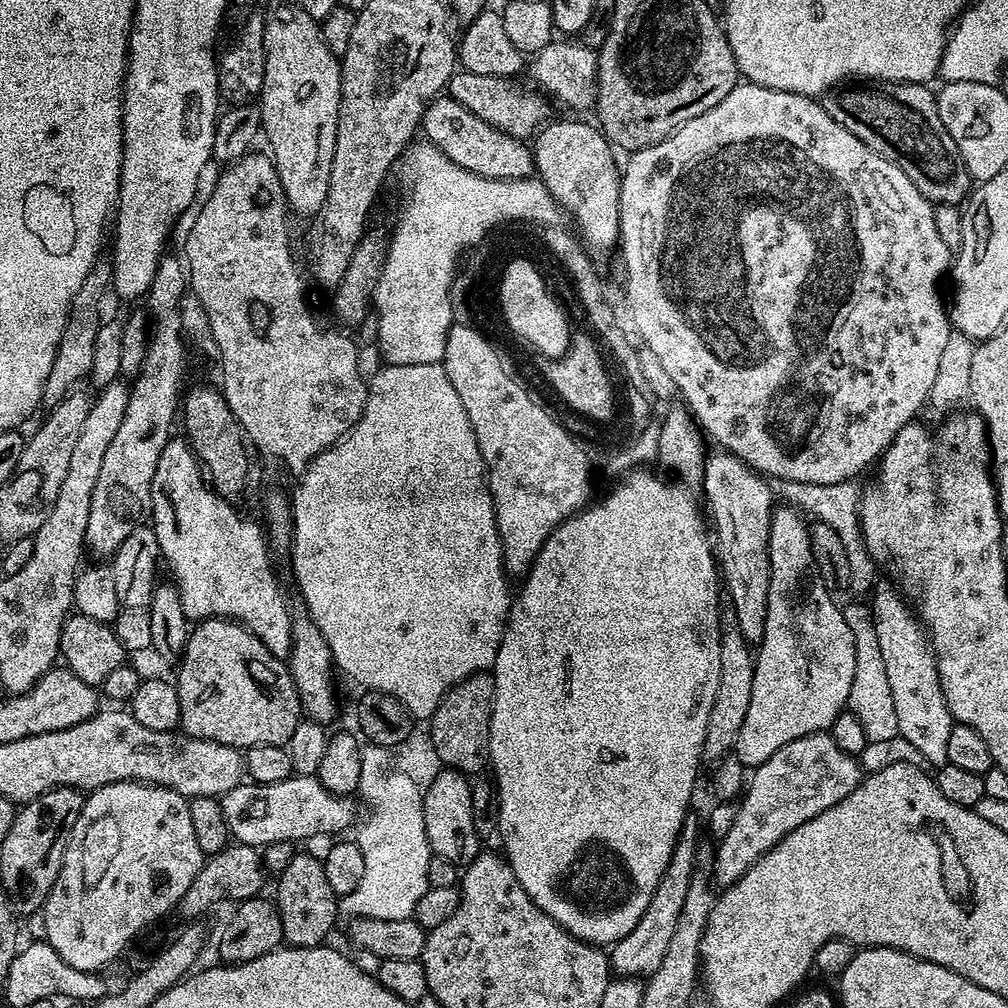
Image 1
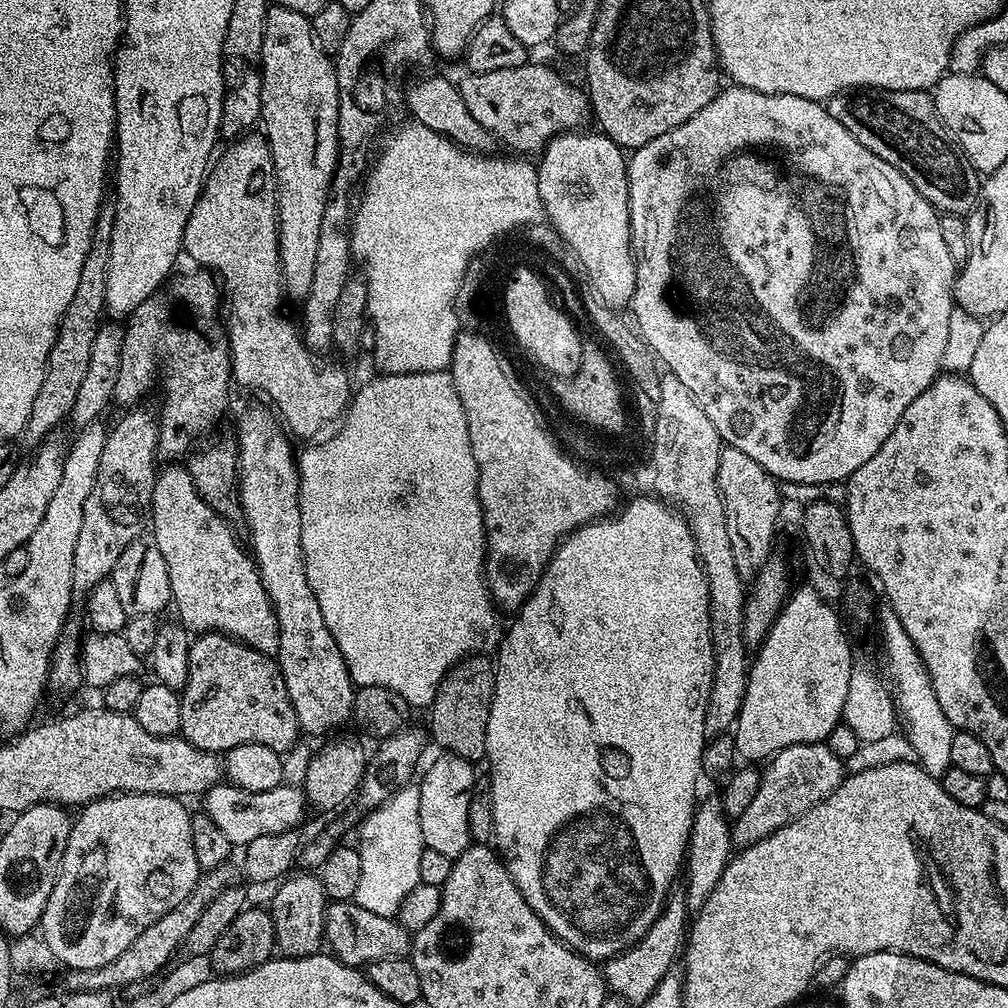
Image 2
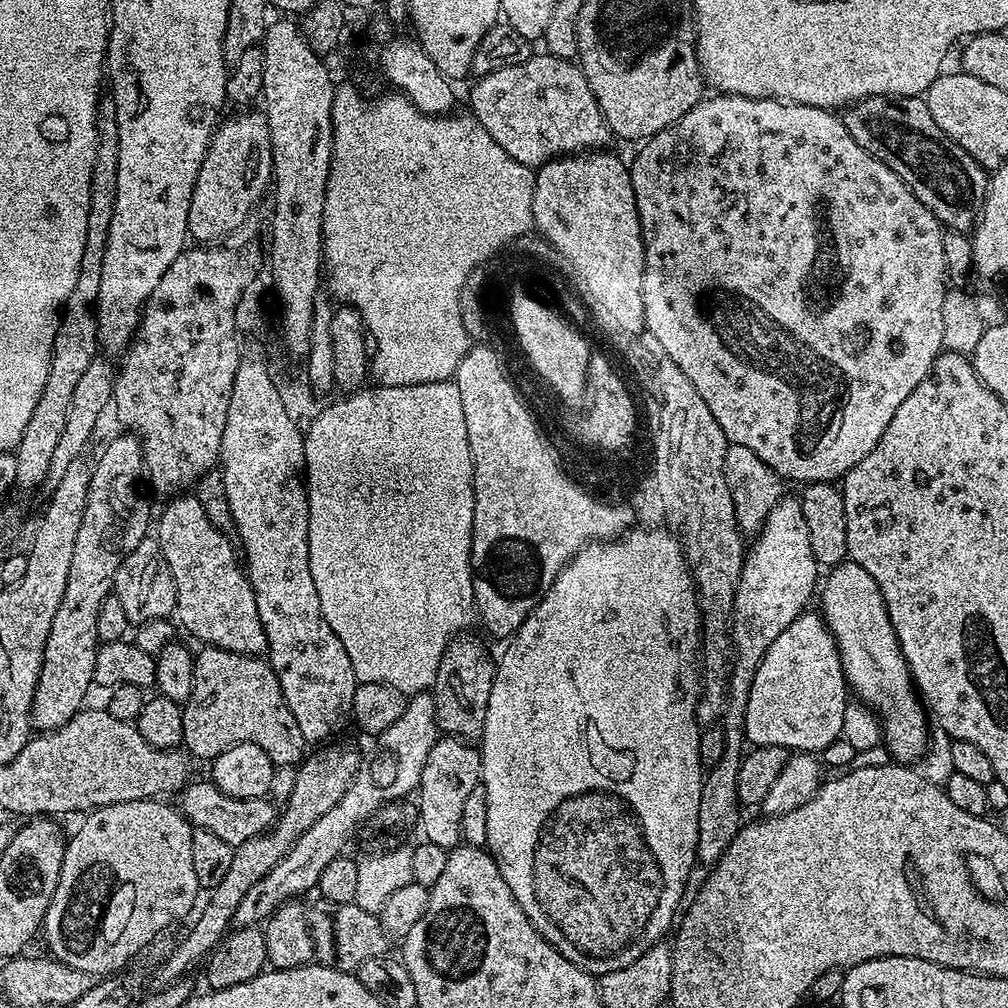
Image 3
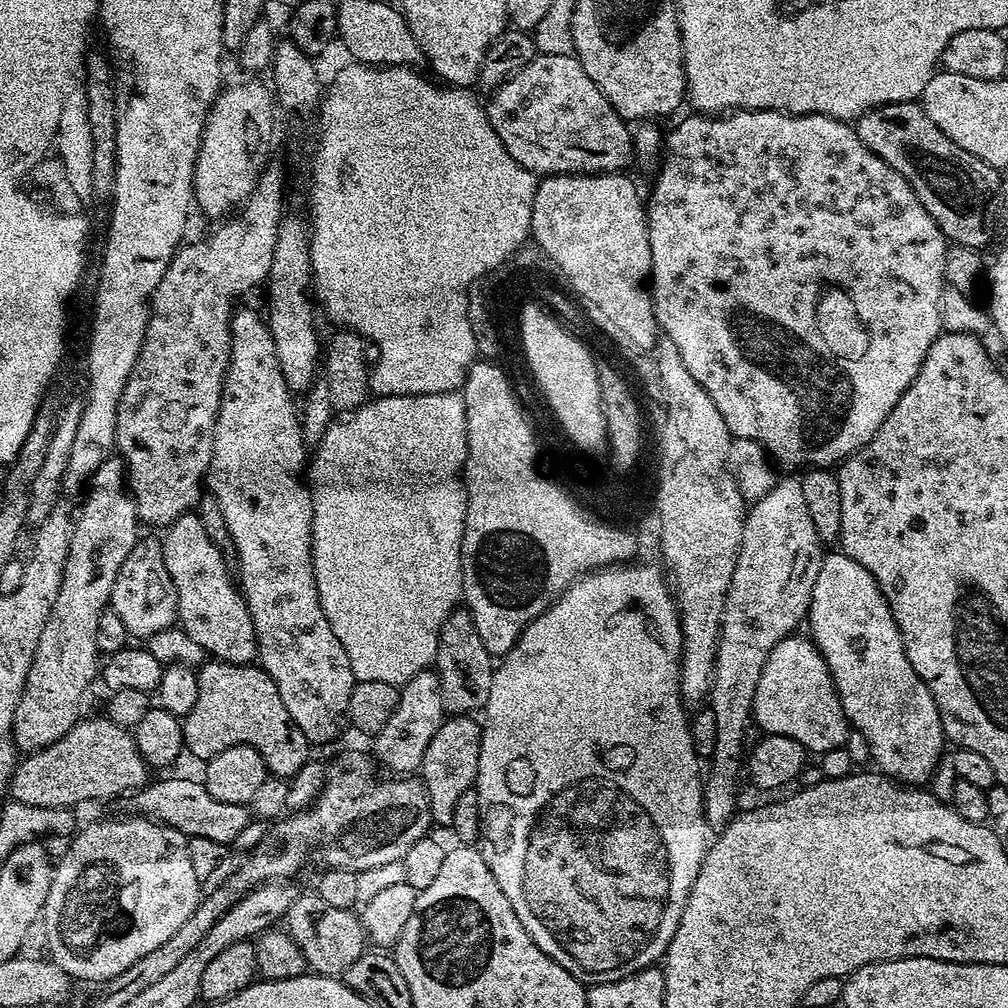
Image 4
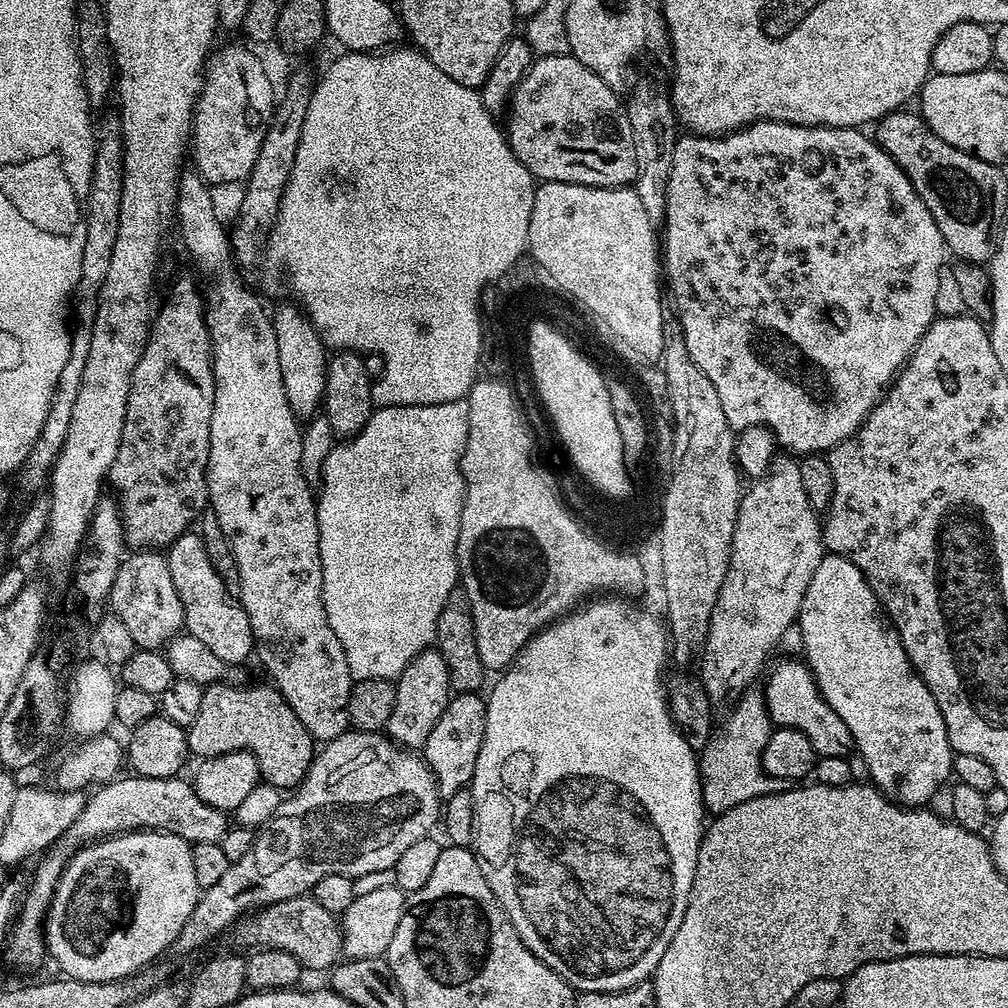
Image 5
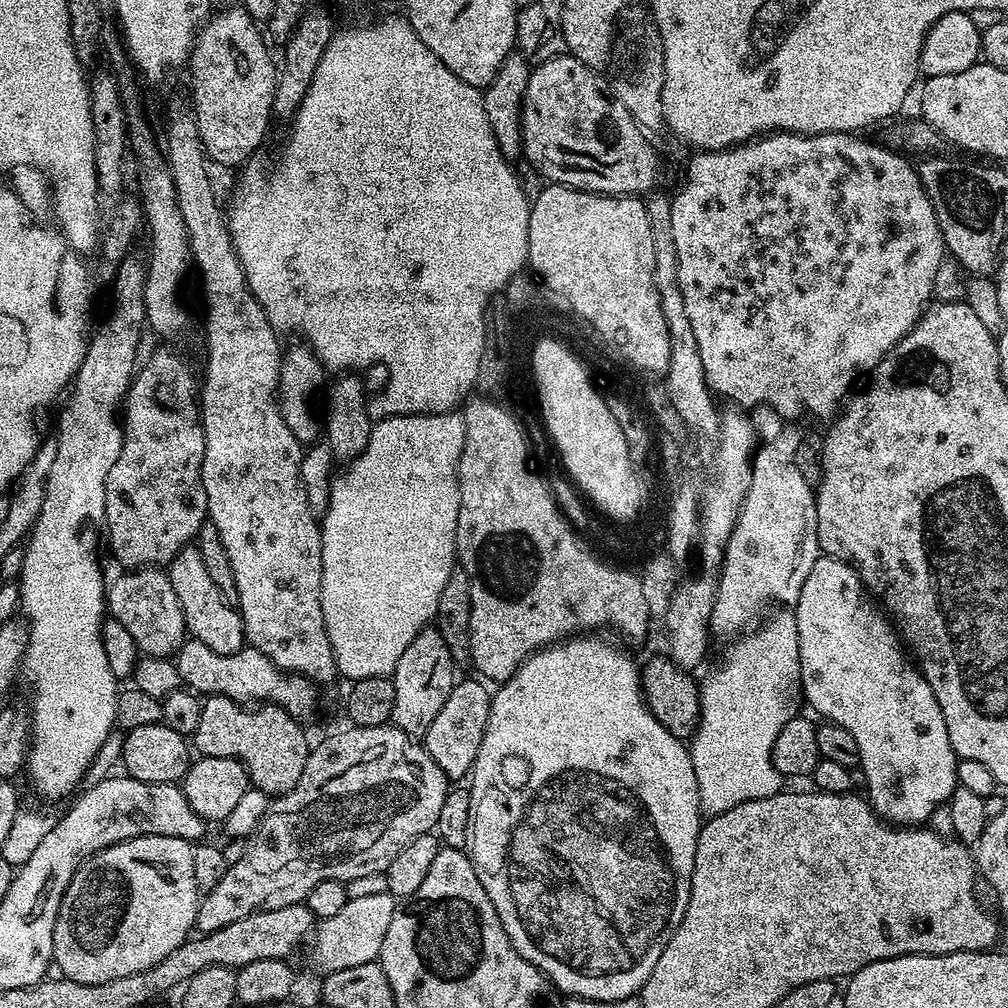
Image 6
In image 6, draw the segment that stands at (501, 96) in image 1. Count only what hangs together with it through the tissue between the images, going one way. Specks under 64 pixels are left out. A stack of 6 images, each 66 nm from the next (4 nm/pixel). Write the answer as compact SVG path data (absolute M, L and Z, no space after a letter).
M571 54L555 56L545 64L533 67L522 106L523 159L528 159L545 176L545 181L565 184L579 192L643 197L661 187L660 156L652 149L652 144L648 141L651 139L626 106L611 96L609 81L603 80L600 75L597 69L587 68Z

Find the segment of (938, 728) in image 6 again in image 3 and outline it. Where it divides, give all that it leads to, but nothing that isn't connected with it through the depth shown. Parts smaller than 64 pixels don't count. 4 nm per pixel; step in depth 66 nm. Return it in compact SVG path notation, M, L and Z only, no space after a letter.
M847 558L827 569L826 575L828 577L825 580L823 577L818 592L818 608L824 624L836 640L848 687L859 703L875 713L883 747L888 747L892 755L889 757L897 764L915 765L930 747L930 716L916 683L912 681L912 672L888 617L882 590L862 566Z

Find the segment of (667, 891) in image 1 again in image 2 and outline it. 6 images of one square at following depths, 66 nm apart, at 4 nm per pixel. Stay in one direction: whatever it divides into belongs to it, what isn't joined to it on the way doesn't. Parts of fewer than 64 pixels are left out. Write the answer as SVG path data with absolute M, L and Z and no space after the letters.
M680 890L669 892L660 917L652 923L650 930L638 941L633 948L627 948L618 956L603 965L602 975L605 985L628 1006L639 1006L650 998L655 987L662 982L662 978L673 967L672 959L677 959L682 945L686 940L686 921L690 911L687 908L685 893Z

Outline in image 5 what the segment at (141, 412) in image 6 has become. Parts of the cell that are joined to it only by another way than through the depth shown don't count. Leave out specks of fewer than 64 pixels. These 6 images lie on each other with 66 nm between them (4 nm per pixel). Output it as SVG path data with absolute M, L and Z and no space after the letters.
M180 276L172 284L168 297L161 308L157 307L154 319L148 329L148 341L144 352L138 358L138 366L134 366L130 394L126 402L126 422L122 422L122 442L118 446L118 454L110 466L106 477L112 483L114 499L120 506L120 516L124 519L124 543L132 550L164 550L174 543L180 535L189 531L199 521L200 516L209 507L208 503L208 455L210 454L210 414L214 414L214 370L212 369L212 339L204 321L206 307L202 288L199 288L188 276Z

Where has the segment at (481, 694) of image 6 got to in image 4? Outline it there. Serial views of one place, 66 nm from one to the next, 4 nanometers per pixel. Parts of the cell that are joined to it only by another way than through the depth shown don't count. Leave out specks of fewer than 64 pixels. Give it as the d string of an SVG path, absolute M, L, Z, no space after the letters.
M449 715L444 724L438 726L434 738L430 738L430 746L426 746L426 754L419 771L422 773L424 789L428 792L433 825L451 825L454 806L458 806L458 798L462 798L462 794L466 794L466 790L475 785L482 728L477 721L475 724L472 720L475 719L471 715Z

